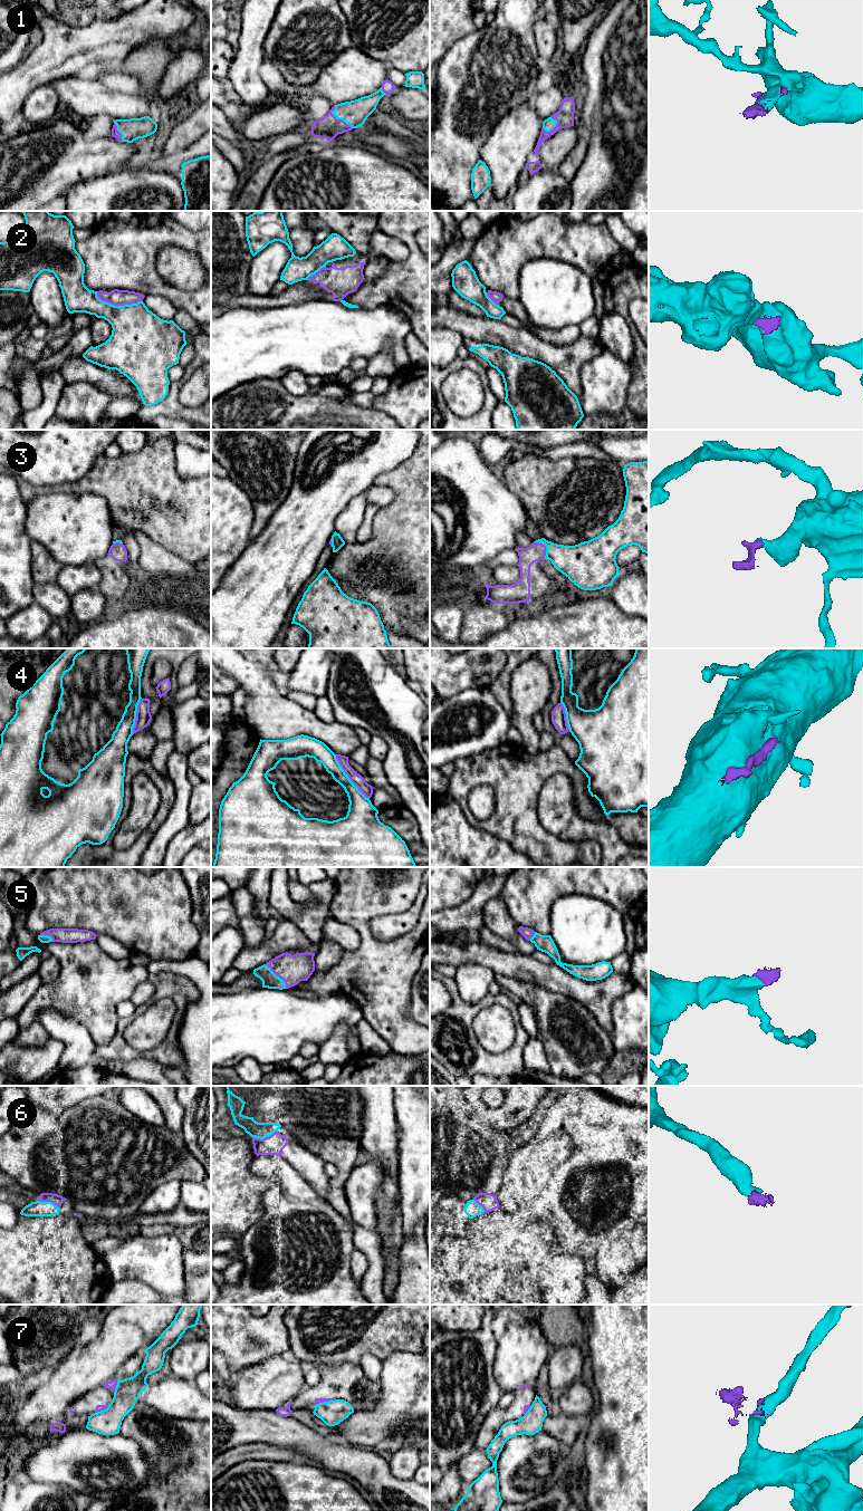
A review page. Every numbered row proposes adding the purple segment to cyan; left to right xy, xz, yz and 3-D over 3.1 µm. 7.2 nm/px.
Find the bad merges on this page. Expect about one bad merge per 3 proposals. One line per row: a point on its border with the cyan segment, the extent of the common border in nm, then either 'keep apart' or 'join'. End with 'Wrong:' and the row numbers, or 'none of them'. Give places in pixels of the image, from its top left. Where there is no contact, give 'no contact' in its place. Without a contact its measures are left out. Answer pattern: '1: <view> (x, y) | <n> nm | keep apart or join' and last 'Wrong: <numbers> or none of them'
1: xz (338, 118) | 220 nm | join
2: xy (117, 306) | 340 nm | keep apart
3: yz (546, 547) | 150 nm | join
4: xz (347, 777) | 400 nm | keep apart
5: xz (276, 975) | 240 nm | join
6: xz (265, 1137) | 190 nm | join
7: xz (325, 1402) | 170 nm | keep apart
Wrong: 2, 4, 7

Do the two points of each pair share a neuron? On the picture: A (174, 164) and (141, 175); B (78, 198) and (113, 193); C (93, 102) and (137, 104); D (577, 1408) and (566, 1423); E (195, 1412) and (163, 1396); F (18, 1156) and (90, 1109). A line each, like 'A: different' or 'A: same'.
A: different
B: same
C: same
D: different
E: same
F: same

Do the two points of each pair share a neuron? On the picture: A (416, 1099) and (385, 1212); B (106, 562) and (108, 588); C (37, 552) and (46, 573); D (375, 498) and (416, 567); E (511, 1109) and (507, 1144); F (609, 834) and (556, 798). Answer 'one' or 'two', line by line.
A: two
B: one
C: one
D: two
E: two
F: one

